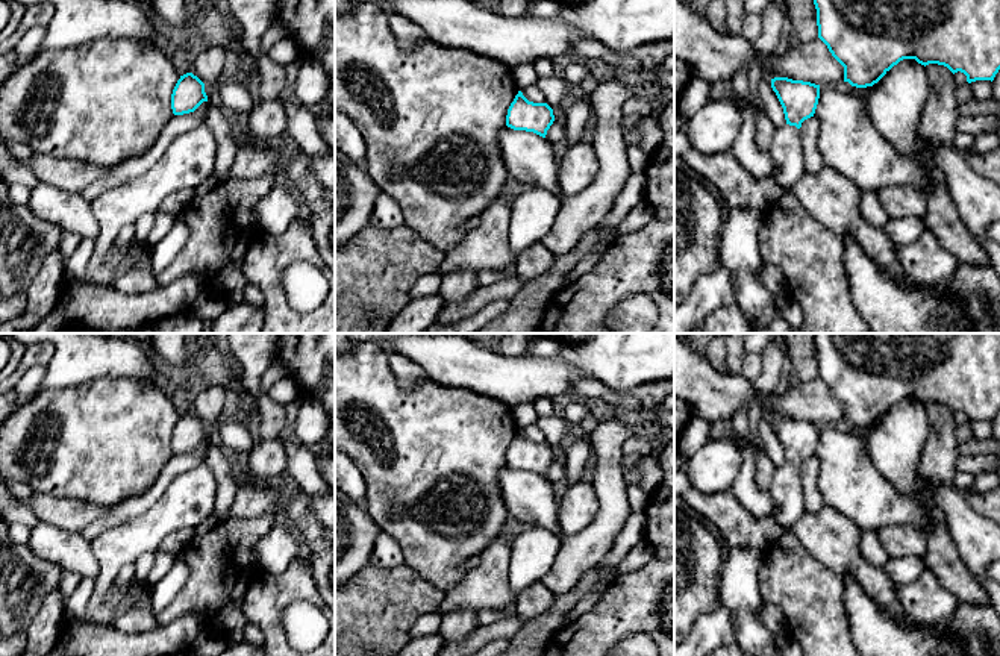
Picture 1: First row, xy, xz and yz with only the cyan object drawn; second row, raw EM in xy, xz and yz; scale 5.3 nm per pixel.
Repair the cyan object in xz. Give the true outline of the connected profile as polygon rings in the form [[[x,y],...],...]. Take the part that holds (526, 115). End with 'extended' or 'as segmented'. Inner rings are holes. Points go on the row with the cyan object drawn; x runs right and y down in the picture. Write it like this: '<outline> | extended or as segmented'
[[[521,91],[515,95],[506,115],[508,127],[533,132],[542,138],[545,138],[553,121],[553,109],[547,103],[529,102]]] | as segmented

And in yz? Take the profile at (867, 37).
[[[814,0],[814,5],[818,38],[844,67],[844,82],[852,86],[873,86],[903,59],[944,65],[953,74],[961,71],[968,83],[992,82],[1000,70],[1000,0]]] | as segmented

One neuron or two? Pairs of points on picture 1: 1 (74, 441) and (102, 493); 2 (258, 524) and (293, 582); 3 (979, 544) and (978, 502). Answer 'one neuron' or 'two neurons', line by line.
1: one neuron
2: two neurons
3: two neurons

